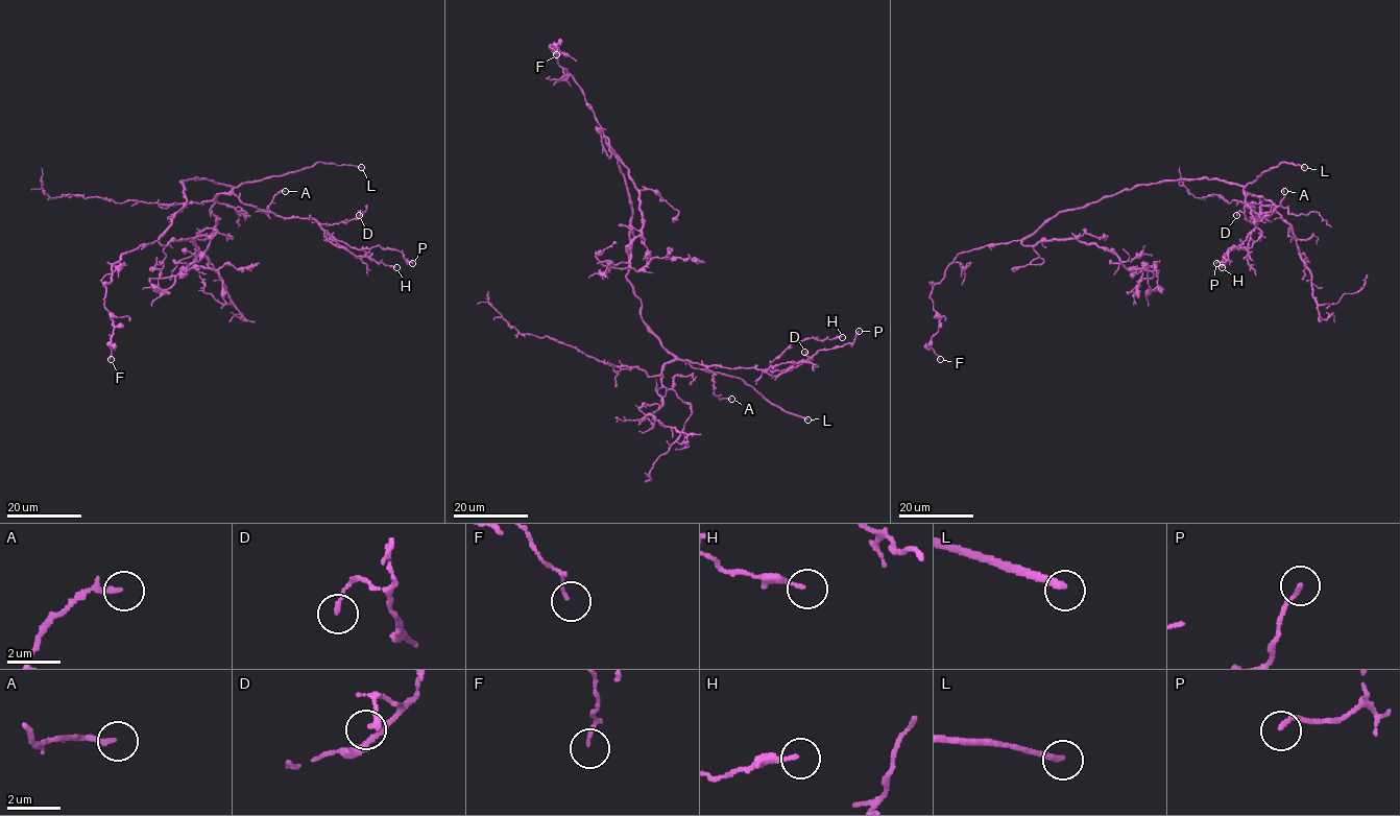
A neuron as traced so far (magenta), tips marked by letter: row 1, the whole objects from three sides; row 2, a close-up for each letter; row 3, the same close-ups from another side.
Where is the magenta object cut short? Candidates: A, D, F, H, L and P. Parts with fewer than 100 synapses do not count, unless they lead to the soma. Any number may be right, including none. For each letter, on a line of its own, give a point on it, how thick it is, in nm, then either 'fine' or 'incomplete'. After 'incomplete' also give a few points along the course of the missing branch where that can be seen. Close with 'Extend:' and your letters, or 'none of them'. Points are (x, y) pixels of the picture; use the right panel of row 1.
A: at (1284, 191); 200 nm thick; fine
D: at (1236, 215); 190 nm thick; fine
F: at (940, 359); 100 nm thick; fine
H: at (1222, 267); 130 nm thick; fine
L: at (1304, 167); 240 nm thick; incomplete
P: at (1216, 263); 160 nm thick; fine
Extend: L

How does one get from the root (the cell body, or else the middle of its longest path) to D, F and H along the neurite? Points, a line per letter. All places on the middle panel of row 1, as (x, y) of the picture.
D: (629, 252), (627, 279), (641, 302), (642, 320), (676, 357), (706, 365), (775, 372), (809, 359), (804, 352)
F: (629, 252), (631, 206), (619, 158), (551, 45), (558, 54), (558, 47), (556, 54)
H: (629, 252), (627, 279), (641, 302), (642, 320), (679, 359), (729, 368), (767, 369), (793, 342), (842, 337)

